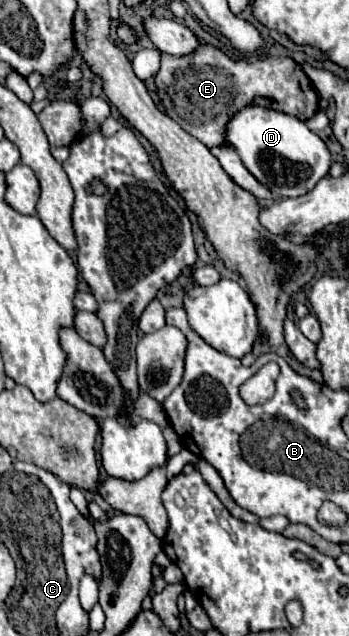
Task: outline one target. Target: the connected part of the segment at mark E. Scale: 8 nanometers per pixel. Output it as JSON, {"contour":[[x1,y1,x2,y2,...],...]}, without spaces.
{"contour":[[200,45,198,51,194,51,194,55,186,55,186,59,162,55,156,85,166,113,174,121,184,121,190,135,200,137,202,143,212,147,224,143,222,131,226,131,230,115,246,105,272,105,272,109,294,115,302,121,310,119,318,109,318,93,310,79,292,57,284,55,268,55,258,61,234,61,214,47]]}

